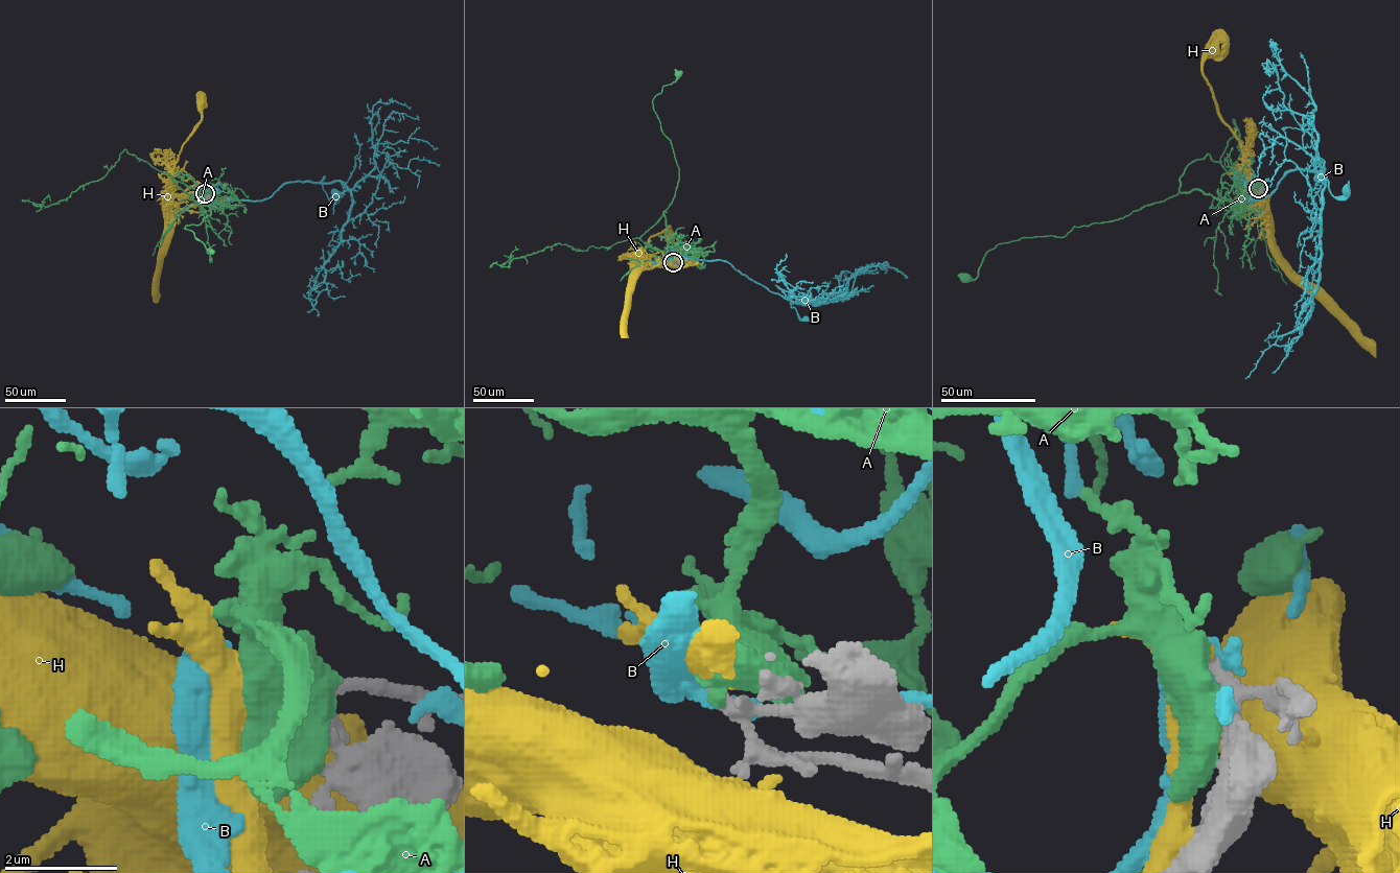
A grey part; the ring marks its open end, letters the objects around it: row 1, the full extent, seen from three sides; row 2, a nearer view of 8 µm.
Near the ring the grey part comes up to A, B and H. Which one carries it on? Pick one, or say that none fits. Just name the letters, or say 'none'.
A

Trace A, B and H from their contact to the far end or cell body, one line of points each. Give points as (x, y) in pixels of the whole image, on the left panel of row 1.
A: (205, 193), (214, 198), (200, 202), (195, 196), (208, 205), (211, 214), (199, 225), (184, 229), (211, 252)
B: (205, 194), (206, 201), (262, 201), (286, 183), (320, 182), (324, 177), (322, 185), (327, 197), (337, 194)
H: (205, 193), (206, 202), (192, 194), (171, 197), (168, 215), (165, 215)

